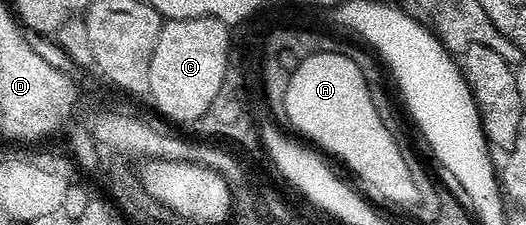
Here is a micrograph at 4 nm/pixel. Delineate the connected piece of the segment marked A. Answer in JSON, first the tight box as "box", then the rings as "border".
{"box":[284,49,411,201],"border":[[[331,49],[303,58],[290,72],[284,115],[290,118],[299,136],[307,135],[310,143],[326,143],[335,160],[346,159],[366,179],[366,188],[374,191],[374,195],[411,201],[410,163],[408,159],[398,159],[403,148],[386,128],[387,120],[376,113],[364,73],[360,73],[349,54],[341,55],[338,49]]]}

